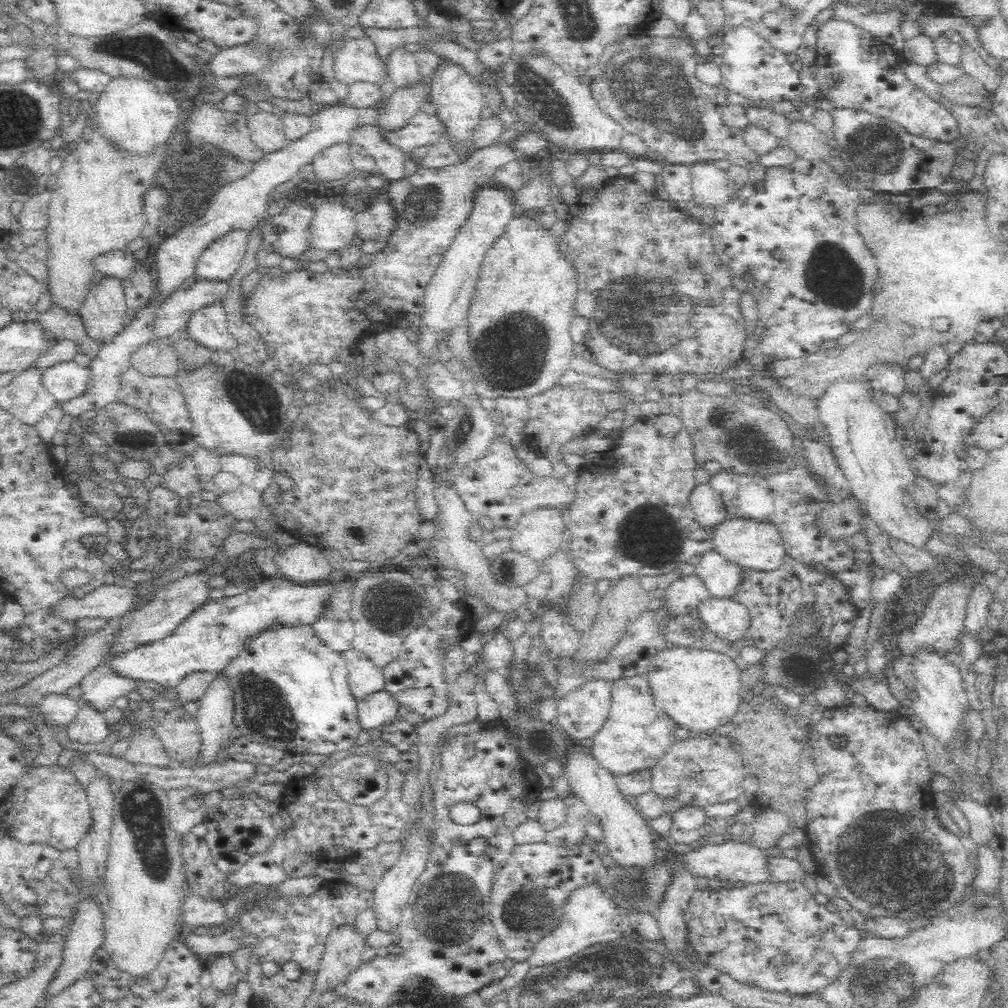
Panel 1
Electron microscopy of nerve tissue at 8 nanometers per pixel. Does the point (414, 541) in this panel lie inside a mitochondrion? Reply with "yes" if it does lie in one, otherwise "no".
no

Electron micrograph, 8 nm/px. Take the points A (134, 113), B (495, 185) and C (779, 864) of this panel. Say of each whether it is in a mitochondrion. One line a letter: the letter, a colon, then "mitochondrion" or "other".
A: other
B: other
C: other

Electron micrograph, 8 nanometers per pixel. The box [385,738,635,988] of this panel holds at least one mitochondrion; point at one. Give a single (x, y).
(445, 910)

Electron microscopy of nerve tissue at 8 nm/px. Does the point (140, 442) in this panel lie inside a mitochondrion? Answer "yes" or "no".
no

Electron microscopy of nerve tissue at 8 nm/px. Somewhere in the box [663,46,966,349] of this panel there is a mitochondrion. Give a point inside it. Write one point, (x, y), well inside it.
(831, 272)

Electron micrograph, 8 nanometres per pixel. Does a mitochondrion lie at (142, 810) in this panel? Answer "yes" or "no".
yes

